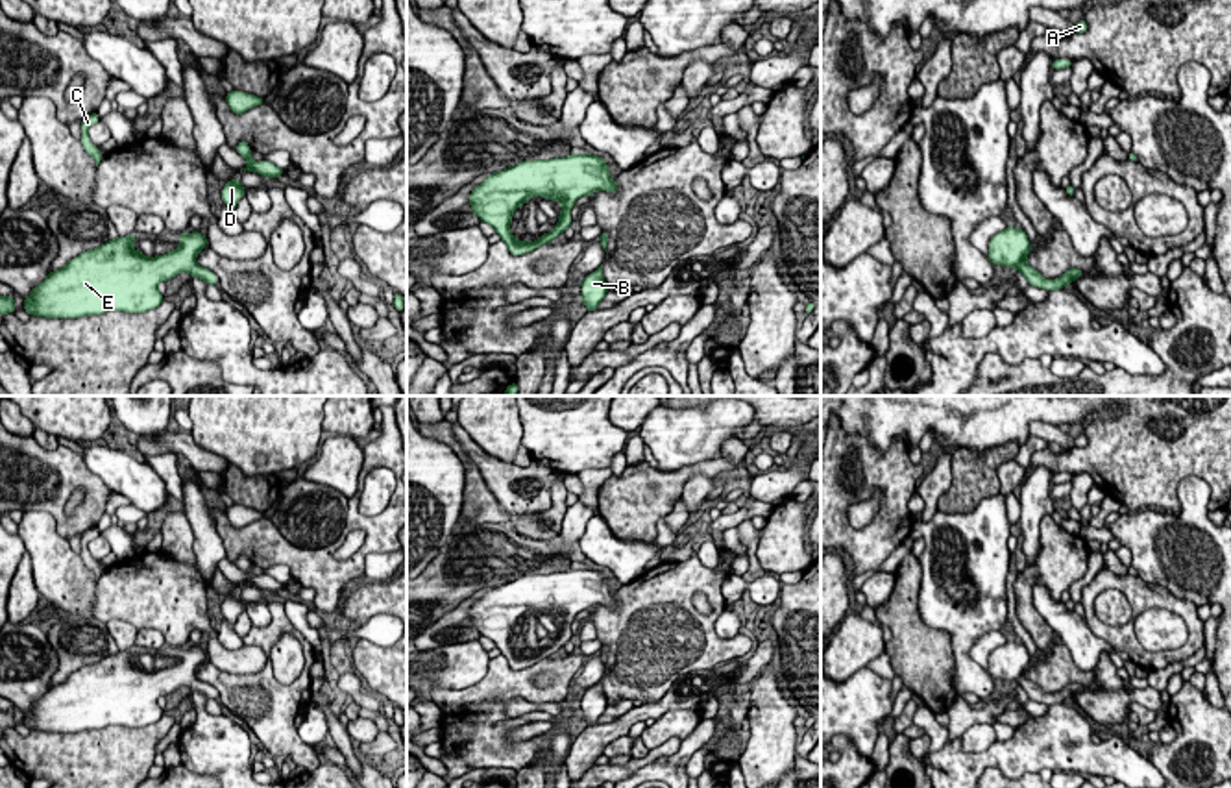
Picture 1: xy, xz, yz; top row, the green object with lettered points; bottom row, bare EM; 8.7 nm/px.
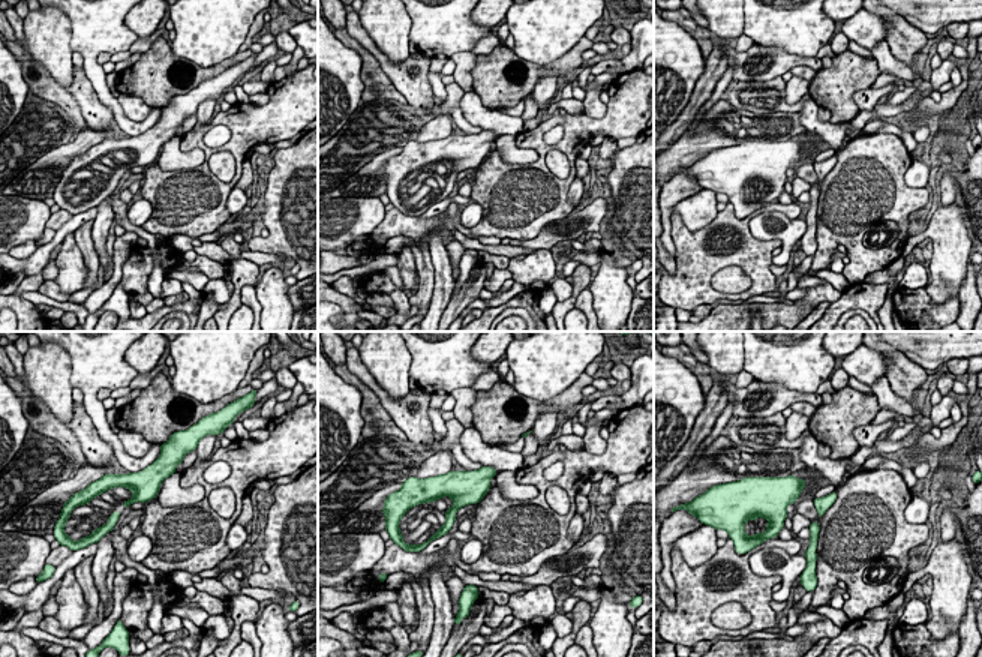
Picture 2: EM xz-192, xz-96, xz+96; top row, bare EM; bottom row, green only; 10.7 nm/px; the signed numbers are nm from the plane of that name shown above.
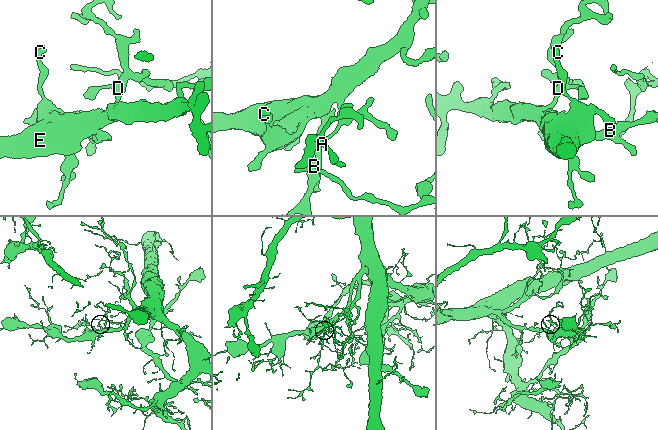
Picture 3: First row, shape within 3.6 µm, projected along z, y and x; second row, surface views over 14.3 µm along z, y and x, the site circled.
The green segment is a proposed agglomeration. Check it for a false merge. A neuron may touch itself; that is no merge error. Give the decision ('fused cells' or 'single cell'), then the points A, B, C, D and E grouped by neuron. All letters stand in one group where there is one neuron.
single cell; A B C D E

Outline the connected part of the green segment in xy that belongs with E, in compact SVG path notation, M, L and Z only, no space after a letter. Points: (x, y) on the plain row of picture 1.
M200 646L179 647L177 662L155 671L137 666L135 657L135 649L116 651L79 668L61 684L52 684L24 712L24 725L44 733L78 733L107 725L146 727L165 714L157 699L181 686L218 699L209 683L196 679L196 670L207 660L207 651Z

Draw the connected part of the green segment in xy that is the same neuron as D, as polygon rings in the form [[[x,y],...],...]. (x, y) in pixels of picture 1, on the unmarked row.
[[[240,592],[231,594],[222,603],[222,616],[227,620],[229,627],[235,627],[238,614],[244,610],[246,603],[240,597]]]

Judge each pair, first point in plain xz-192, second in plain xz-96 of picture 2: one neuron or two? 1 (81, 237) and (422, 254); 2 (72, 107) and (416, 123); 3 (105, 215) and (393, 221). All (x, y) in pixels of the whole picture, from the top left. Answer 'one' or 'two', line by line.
1: one
2: two
3: two

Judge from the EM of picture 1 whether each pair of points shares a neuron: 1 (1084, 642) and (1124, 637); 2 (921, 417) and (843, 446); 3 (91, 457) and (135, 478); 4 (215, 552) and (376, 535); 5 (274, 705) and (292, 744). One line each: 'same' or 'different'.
1: different
2: different
3: same
4: different
5: same

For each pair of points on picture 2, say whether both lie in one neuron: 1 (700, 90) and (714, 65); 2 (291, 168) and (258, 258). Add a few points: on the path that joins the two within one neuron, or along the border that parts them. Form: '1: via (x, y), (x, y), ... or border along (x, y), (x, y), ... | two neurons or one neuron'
1: via (706, 84), (714, 71) | one neuron
2: border along (246, 248), (255, 252), (278, 254), (287, 260) | two neurons

